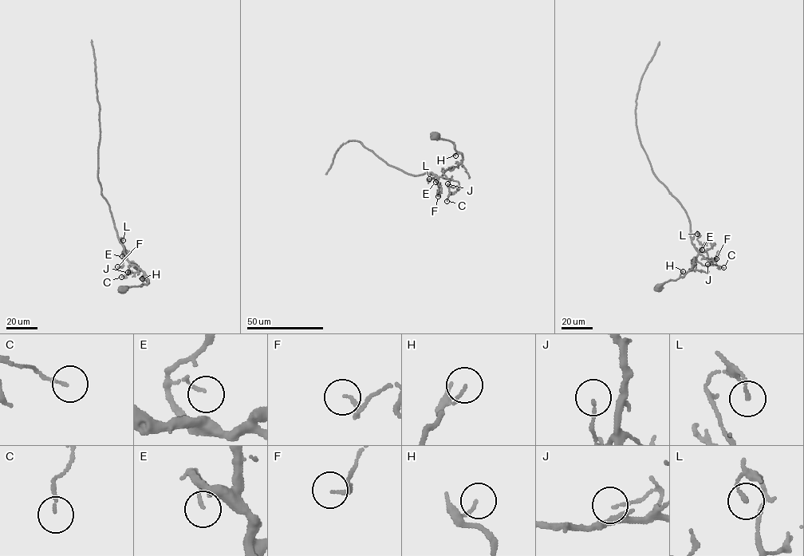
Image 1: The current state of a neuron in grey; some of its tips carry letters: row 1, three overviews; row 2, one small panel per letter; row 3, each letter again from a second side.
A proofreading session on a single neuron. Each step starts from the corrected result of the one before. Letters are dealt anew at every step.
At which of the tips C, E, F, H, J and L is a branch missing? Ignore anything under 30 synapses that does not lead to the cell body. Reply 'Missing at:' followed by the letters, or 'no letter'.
Missing at: no letter

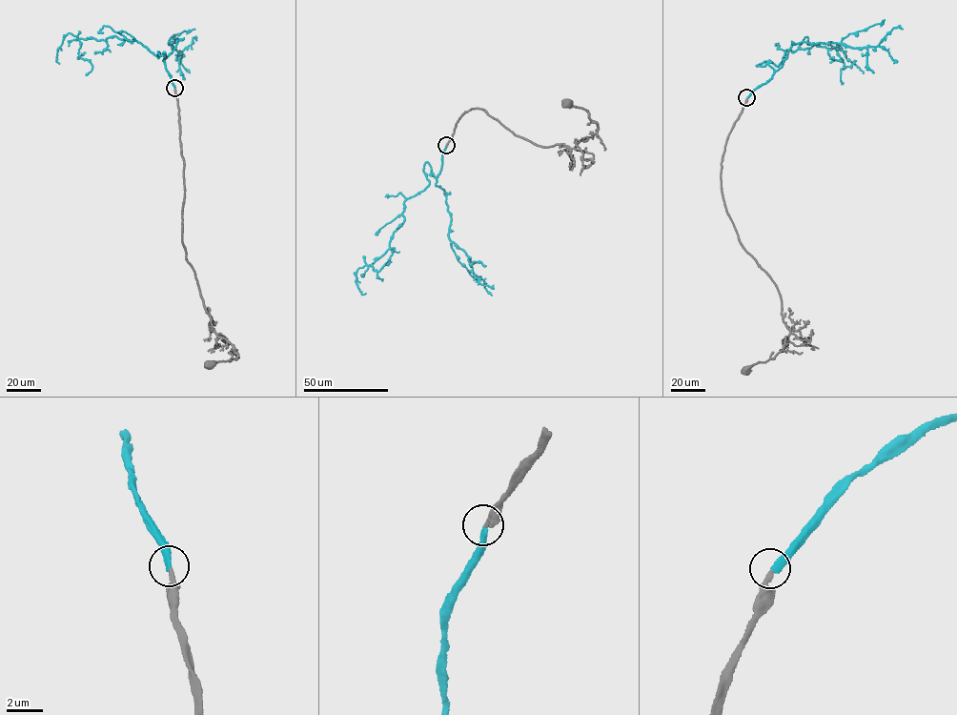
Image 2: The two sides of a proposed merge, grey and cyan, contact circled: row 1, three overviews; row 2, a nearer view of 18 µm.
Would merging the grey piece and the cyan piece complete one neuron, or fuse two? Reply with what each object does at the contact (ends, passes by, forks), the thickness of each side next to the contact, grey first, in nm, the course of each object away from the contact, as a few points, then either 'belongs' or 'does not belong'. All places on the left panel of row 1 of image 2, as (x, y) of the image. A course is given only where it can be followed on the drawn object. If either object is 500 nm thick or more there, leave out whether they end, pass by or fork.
grey ends | cyan ends | 240/320 nm | grey via (174, 88), (184, 160), (182, 241), (213, 331), (233, 346), (238, 356), (230, 361), (209, 363) | cyan via (174, 88), (164, 53), (158, 58), (115, 35), (97, 40), (68, 33), (57, 51), (59, 63) | belongs

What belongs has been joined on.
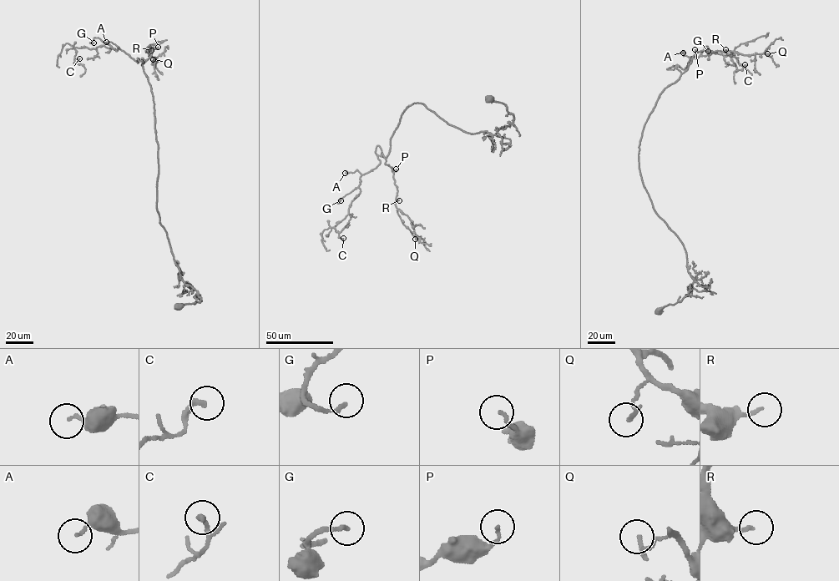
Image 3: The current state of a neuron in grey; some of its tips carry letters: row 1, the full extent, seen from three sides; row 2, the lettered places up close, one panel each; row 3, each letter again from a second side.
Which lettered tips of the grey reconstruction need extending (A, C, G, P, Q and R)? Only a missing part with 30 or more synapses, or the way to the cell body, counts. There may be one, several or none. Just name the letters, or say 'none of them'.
none of them

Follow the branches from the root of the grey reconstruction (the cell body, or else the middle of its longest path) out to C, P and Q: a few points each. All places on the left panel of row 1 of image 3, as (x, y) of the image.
C: (178, 305), (201, 298), (181, 279), (156, 208), (143, 60), (103, 45), (75, 47), (79, 58)
P: (178, 305), (199, 302), (201, 298), (181, 279), (156, 208), (159, 168), (154, 104), (141, 64), (158, 47)
Q: (178, 305), (201, 298), (181, 279), (156, 208), (154, 104), (141, 64), (153, 49), (145, 50), (153, 59)

